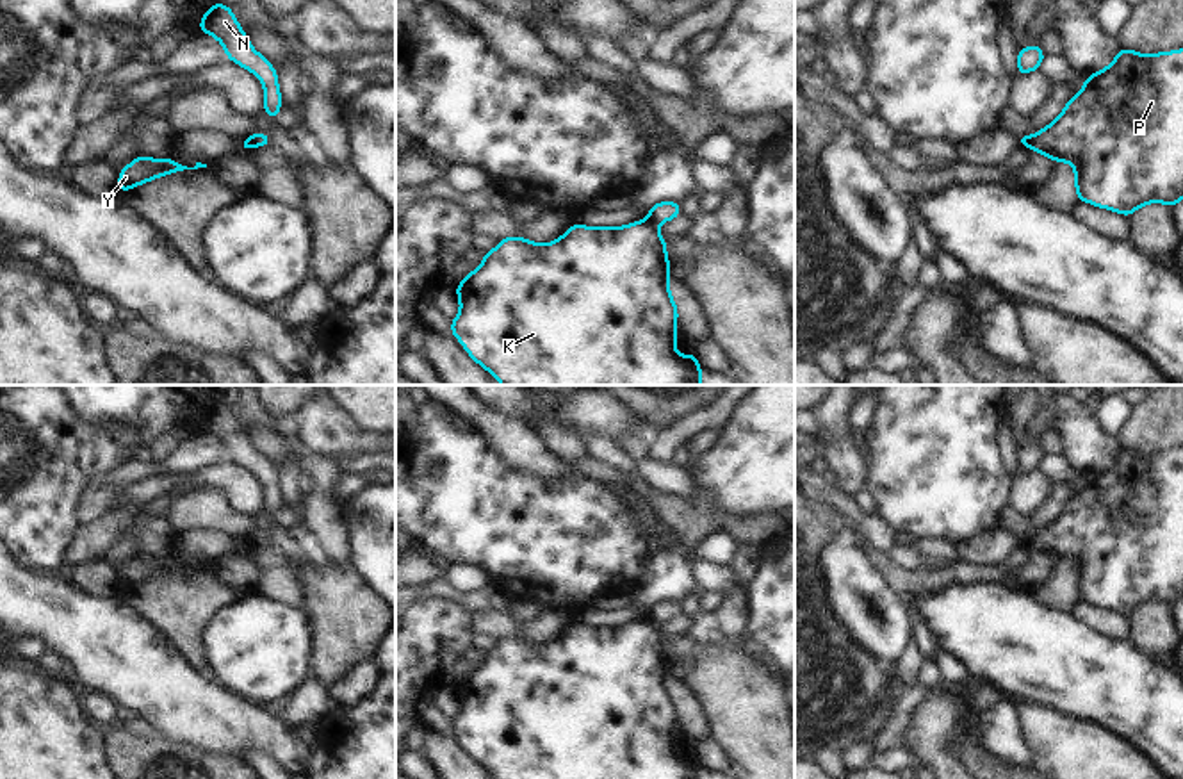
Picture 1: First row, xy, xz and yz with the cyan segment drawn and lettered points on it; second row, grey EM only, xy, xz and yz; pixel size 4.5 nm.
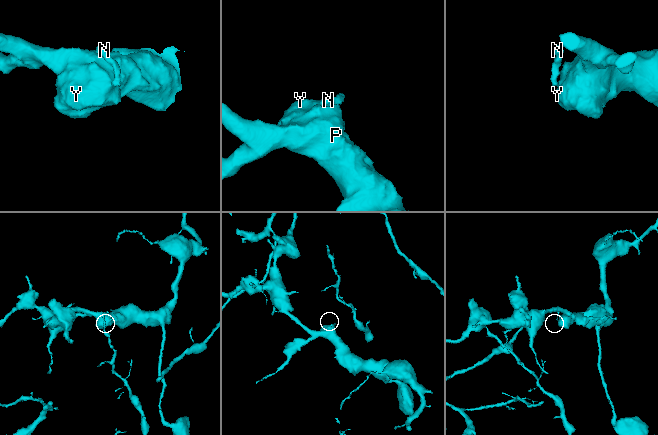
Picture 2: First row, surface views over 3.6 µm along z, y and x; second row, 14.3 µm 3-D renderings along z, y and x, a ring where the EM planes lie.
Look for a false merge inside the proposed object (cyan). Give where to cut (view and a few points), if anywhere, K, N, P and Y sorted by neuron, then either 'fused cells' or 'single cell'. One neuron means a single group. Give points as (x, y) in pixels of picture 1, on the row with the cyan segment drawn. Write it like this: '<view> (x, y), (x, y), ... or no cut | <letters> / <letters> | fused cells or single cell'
xz (649, 218), (656, 223) | K P Y / N | fused cells

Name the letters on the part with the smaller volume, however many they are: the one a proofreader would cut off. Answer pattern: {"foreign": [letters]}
{"foreign": ["N"]}

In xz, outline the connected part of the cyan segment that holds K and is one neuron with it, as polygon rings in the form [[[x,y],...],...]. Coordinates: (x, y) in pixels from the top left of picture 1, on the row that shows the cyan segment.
[[[641,219],[625,226],[583,226],[581,223],[568,226],[567,232],[549,242],[538,244],[526,237],[504,237],[483,258],[483,266],[469,271],[458,283],[456,296],[460,299],[460,314],[451,321],[451,335],[454,335],[467,355],[483,369],[486,369],[501,385],[702,385],[702,367],[689,349],[682,360],[677,355],[677,317],[673,296],[668,287],[670,260],[666,241],[661,237],[656,223]]]

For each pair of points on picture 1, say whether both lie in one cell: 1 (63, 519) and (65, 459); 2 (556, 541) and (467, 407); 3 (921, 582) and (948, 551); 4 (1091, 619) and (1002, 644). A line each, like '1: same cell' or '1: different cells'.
1: same cell
2: different cells
3: different cells
4: different cells

